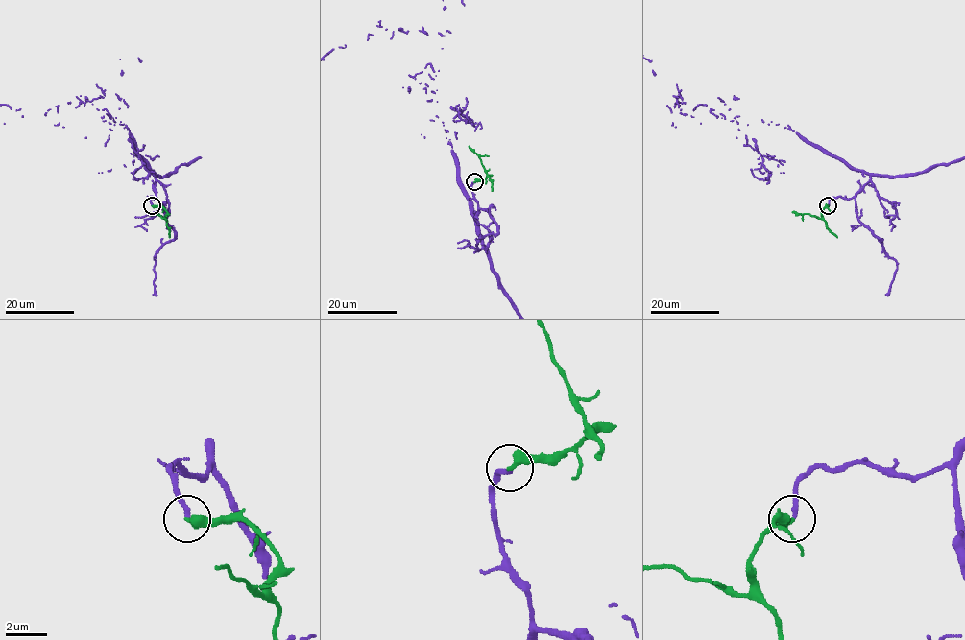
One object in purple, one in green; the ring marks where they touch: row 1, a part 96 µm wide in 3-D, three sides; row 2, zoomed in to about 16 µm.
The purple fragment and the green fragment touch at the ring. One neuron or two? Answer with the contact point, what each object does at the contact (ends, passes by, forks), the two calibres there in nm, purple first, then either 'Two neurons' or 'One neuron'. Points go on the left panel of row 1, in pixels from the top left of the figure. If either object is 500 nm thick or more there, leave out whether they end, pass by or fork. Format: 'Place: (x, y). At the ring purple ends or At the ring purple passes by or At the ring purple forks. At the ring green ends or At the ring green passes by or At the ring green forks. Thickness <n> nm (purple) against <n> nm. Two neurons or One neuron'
Place: (152, 205). At the ring purple ends. At the ring green ends. Thickness 240 nm (purple) against 400 nm. One neuron

